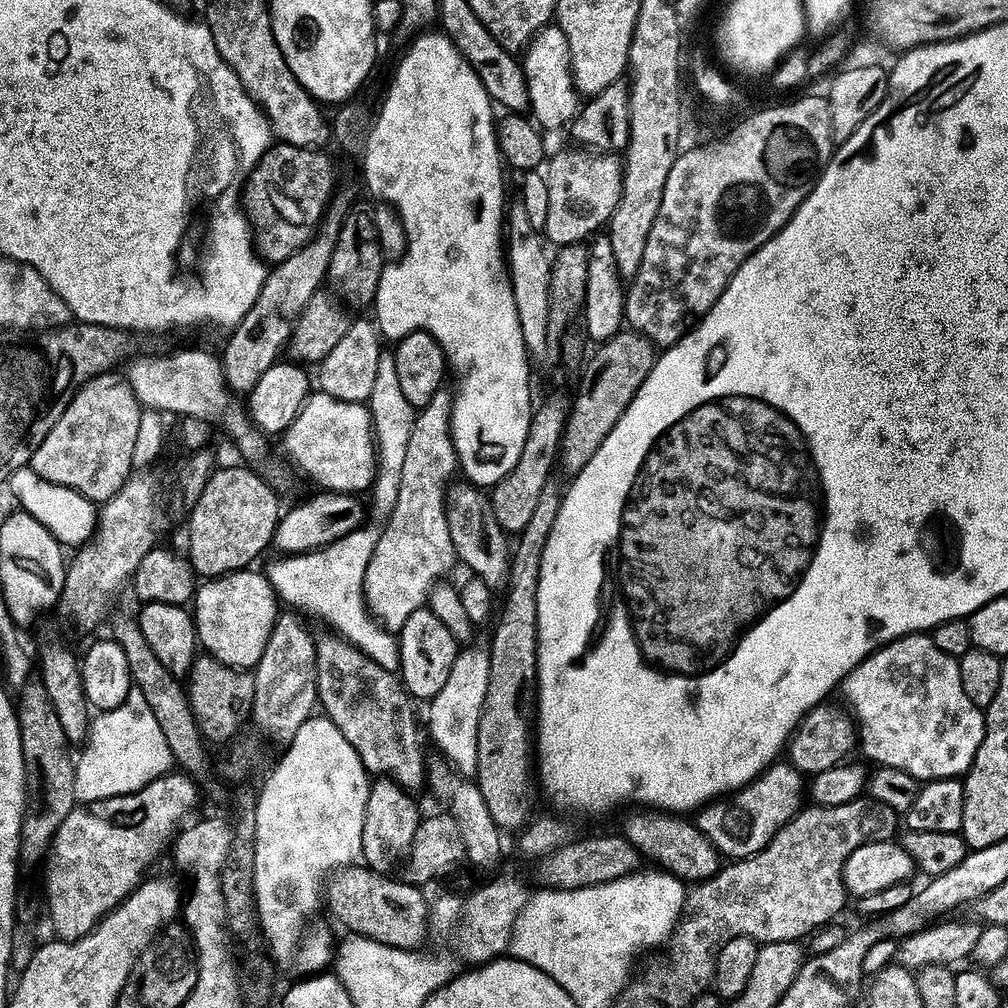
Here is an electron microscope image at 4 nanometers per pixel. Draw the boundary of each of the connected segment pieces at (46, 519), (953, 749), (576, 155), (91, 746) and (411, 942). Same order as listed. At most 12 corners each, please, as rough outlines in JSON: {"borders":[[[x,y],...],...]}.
{"borders":[[[30,466],[8,489],[23,511],[74,550],[94,536],[97,505]],[[906,636],[847,676],[868,794],[906,814],[961,779],[987,717],[959,661]],[[560,152],[546,164],[543,235],[560,250],[611,225],[619,155]],[[139,690],[91,721],[81,805],[141,792],[174,768]],[[364,866],[341,871],[332,900],[349,933],[423,949],[419,887]]]}

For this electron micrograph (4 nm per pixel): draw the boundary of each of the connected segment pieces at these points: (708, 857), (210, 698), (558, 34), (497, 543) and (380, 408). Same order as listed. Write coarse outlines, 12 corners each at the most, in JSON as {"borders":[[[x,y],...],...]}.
{"borders":[[[670,814],[626,820],[624,836],[647,861],[688,884],[722,870],[693,823]],[[204,654],[188,697],[207,741],[251,719],[255,677]],[[544,28],[522,65],[543,131],[579,115],[569,42]],[[476,485],[447,493],[457,561],[503,589],[510,548]],[[381,351],[368,407],[379,457],[370,492],[384,516],[397,505],[418,415],[403,397],[396,357]]]}

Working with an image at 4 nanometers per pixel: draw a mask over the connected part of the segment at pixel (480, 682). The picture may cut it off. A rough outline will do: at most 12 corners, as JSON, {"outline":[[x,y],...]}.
{"outline":[[492,647],[461,649],[428,706],[435,744],[466,778],[478,726]]}

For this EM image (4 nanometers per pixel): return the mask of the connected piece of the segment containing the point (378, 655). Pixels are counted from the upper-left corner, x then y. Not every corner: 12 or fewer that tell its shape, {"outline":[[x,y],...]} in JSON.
{"outline":[[370,524],[264,575],[287,607],[322,618],[394,674],[397,637],[372,618]]}

